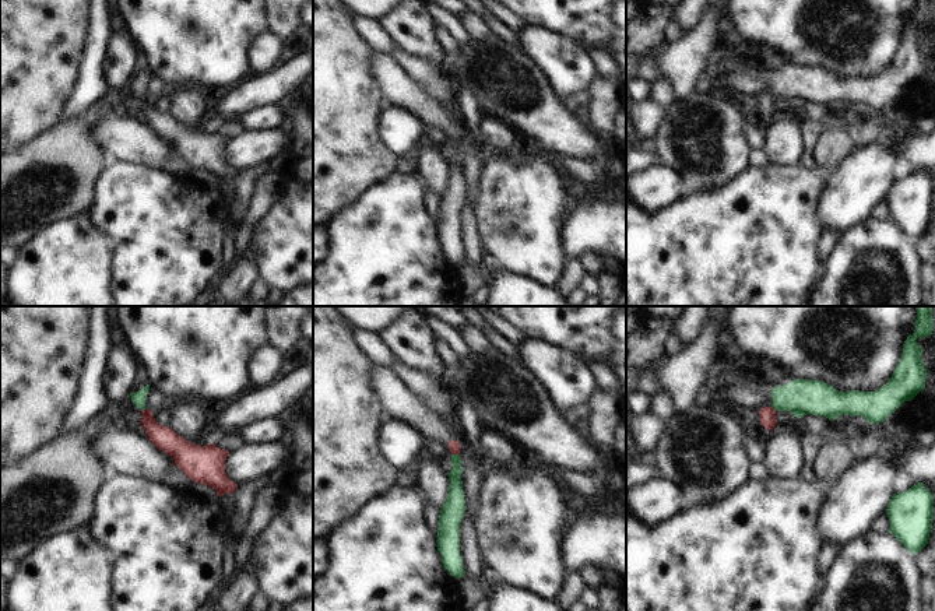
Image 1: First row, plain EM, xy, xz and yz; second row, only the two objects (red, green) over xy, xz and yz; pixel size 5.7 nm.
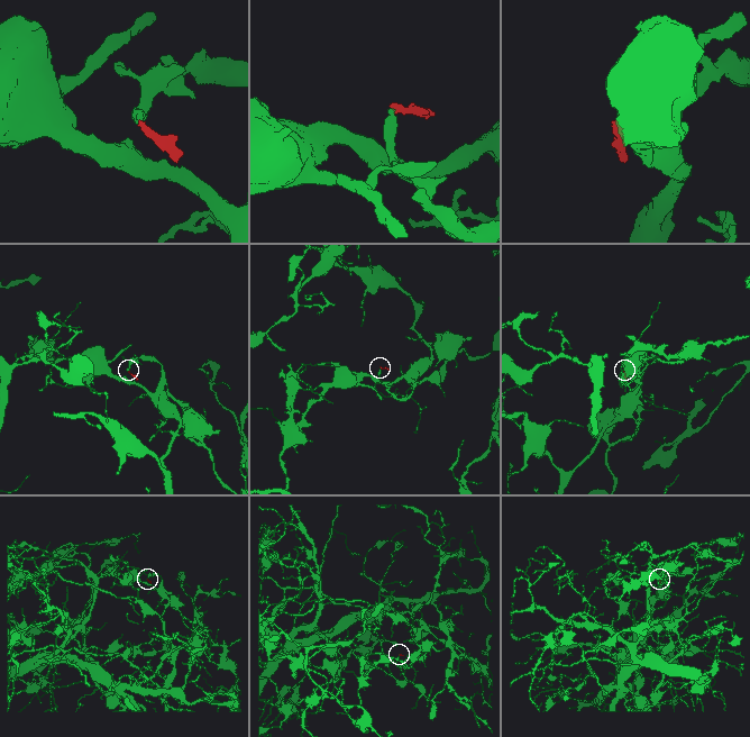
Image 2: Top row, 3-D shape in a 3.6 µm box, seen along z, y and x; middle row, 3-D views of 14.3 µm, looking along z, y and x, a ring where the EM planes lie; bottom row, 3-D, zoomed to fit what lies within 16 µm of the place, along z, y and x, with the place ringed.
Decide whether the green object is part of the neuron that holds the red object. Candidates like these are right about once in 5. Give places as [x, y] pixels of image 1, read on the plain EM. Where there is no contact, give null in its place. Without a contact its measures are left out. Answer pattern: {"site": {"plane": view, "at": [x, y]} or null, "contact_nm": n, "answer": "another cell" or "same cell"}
{"site": {"plane": "xz", "at": [456, 140]}, "contact_nm": 30, "answer": "another cell"}

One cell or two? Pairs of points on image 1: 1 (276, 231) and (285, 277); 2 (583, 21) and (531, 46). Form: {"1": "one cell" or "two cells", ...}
{"1": "one cell", "2": "two cells"}

